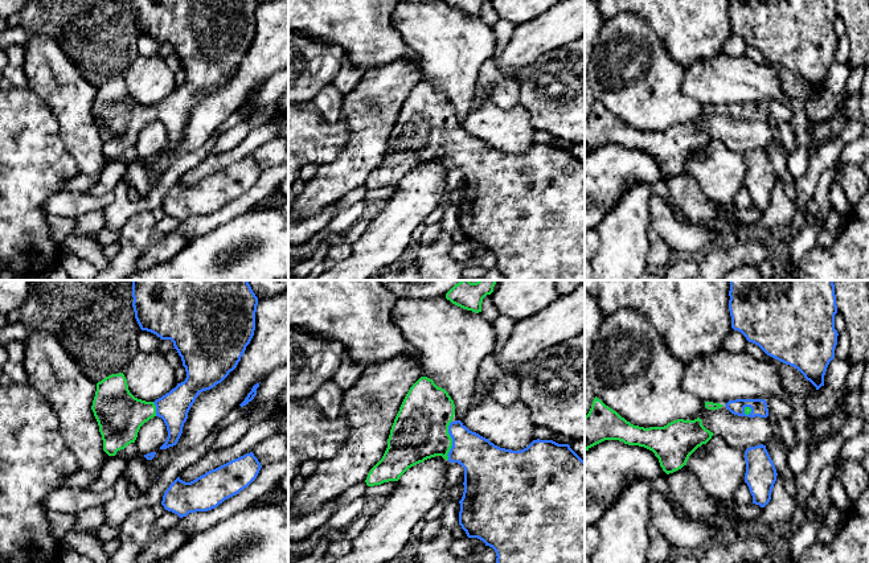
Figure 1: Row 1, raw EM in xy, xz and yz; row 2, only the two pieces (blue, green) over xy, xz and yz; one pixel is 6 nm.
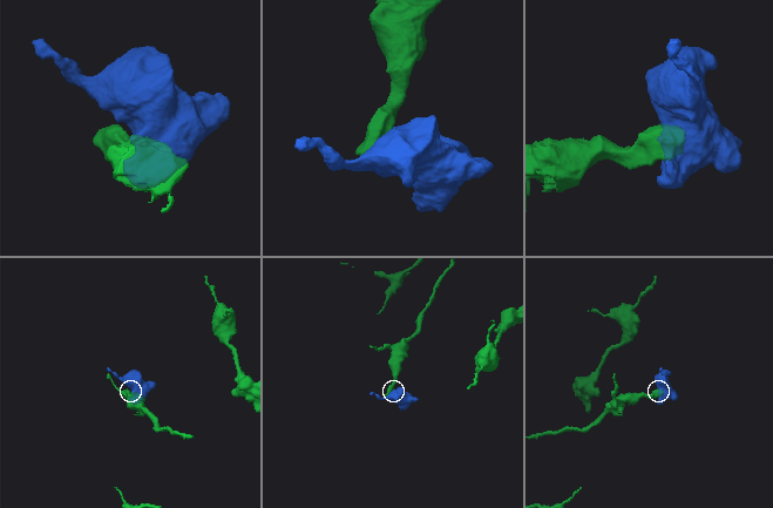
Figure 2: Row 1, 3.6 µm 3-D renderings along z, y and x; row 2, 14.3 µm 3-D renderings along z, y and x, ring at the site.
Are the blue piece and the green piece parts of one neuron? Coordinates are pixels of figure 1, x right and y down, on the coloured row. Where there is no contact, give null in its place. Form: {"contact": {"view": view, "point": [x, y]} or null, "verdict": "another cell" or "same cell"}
{"contact": {"view": "xz", "point": [453, 440]}, "verdict": "same cell"}

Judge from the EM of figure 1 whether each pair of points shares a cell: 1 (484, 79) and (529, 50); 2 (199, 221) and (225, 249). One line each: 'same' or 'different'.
1: different
2: different

